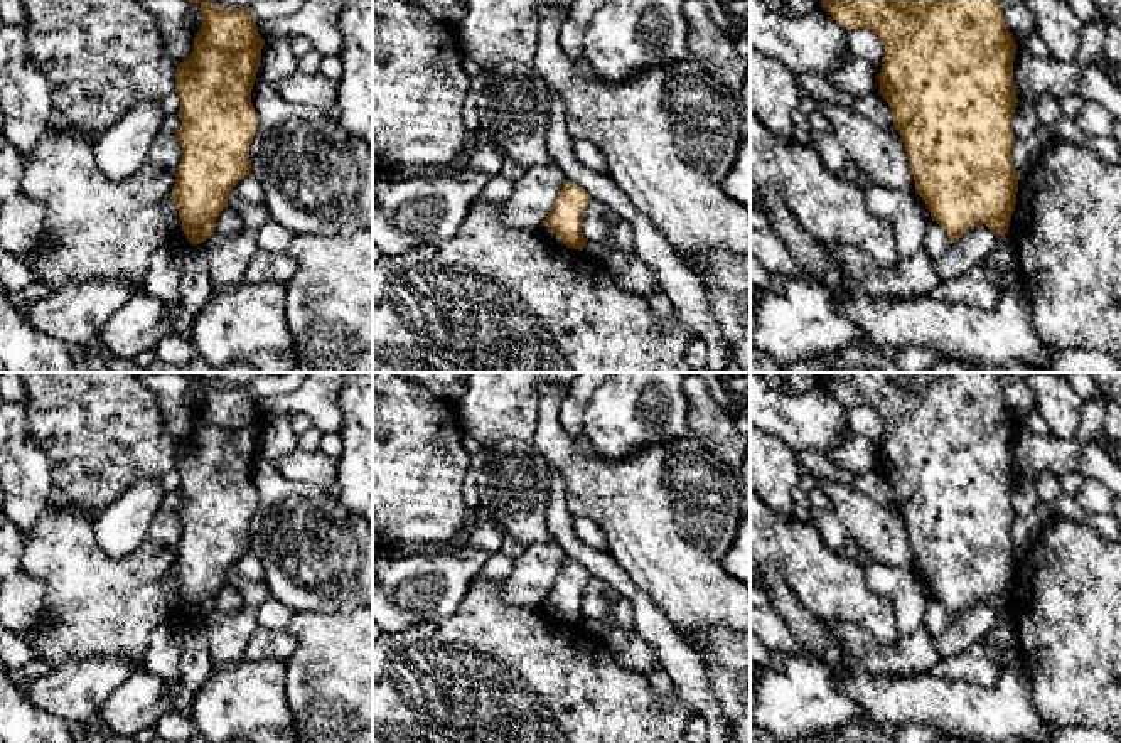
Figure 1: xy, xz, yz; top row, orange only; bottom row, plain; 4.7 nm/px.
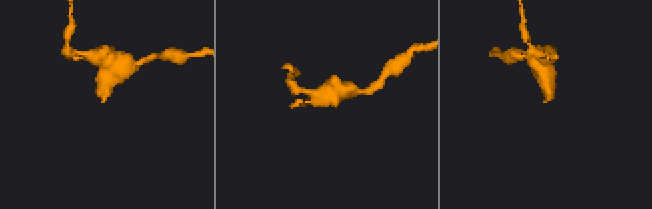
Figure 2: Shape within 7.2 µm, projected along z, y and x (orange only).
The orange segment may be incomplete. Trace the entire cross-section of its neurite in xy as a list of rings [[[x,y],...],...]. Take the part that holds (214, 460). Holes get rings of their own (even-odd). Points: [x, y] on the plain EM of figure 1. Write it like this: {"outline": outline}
{"outline": [[[182,372],[201,382],[202,404],[192,431],[175,450],[182,536],[170,576],[190,622],[214,613],[228,569],[251,551],[249,527],[258,505],[251,467],[265,418],[248,384],[212,382],[214,372]]]}

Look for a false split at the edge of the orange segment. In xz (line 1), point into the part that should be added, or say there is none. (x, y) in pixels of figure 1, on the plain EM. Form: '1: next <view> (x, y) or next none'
1: next none

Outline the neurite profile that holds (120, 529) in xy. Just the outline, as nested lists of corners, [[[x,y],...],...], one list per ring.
[[[158,480],[138,482],[94,516],[94,536],[108,556],[123,558],[142,544],[164,494]]]

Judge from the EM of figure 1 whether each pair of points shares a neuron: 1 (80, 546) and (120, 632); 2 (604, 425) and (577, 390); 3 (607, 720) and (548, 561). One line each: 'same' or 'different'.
1: same
2: different
3: different

